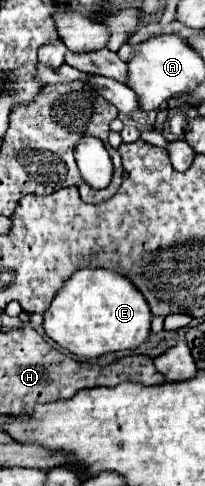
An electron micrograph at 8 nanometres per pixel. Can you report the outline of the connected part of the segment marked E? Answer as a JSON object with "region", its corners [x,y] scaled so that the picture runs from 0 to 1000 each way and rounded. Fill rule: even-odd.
{"region":[[[502,551],[346,564],[210,646],[220,687],[298,716],[405,737],[668,716],[717,700],[727,667],[737,638],[678,597],[610,568]]]}

